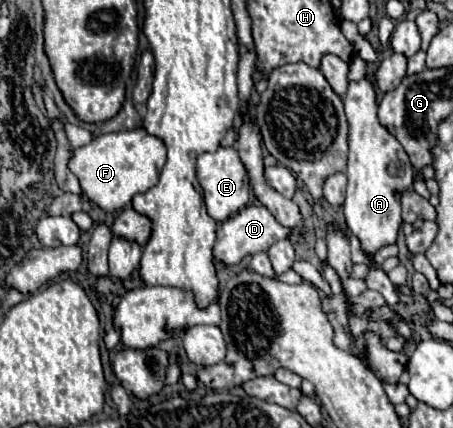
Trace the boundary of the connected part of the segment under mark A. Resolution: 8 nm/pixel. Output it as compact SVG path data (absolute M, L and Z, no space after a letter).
M369 77L351 83L343 97L345 115L349 121L349 163L347 163L347 193L345 221L349 231L361 241L365 255L375 255L379 249L393 245L401 227L401 193L413 187L413 165L401 143L377 119L377 99Z

